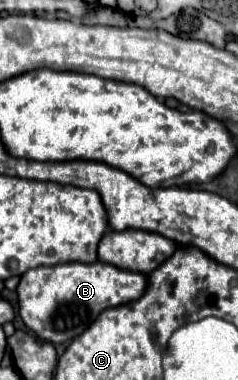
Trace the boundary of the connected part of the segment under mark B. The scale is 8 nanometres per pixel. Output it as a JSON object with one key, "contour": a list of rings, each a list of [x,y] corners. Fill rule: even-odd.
{"contour":[[[63,263],[53,267],[35,267],[21,275],[17,285],[17,303],[23,323],[47,343],[65,343],[83,333],[95,317],[109,307],[125,305],[143,295],[147,277],[143,273],[123,271],[109,263]]]}

